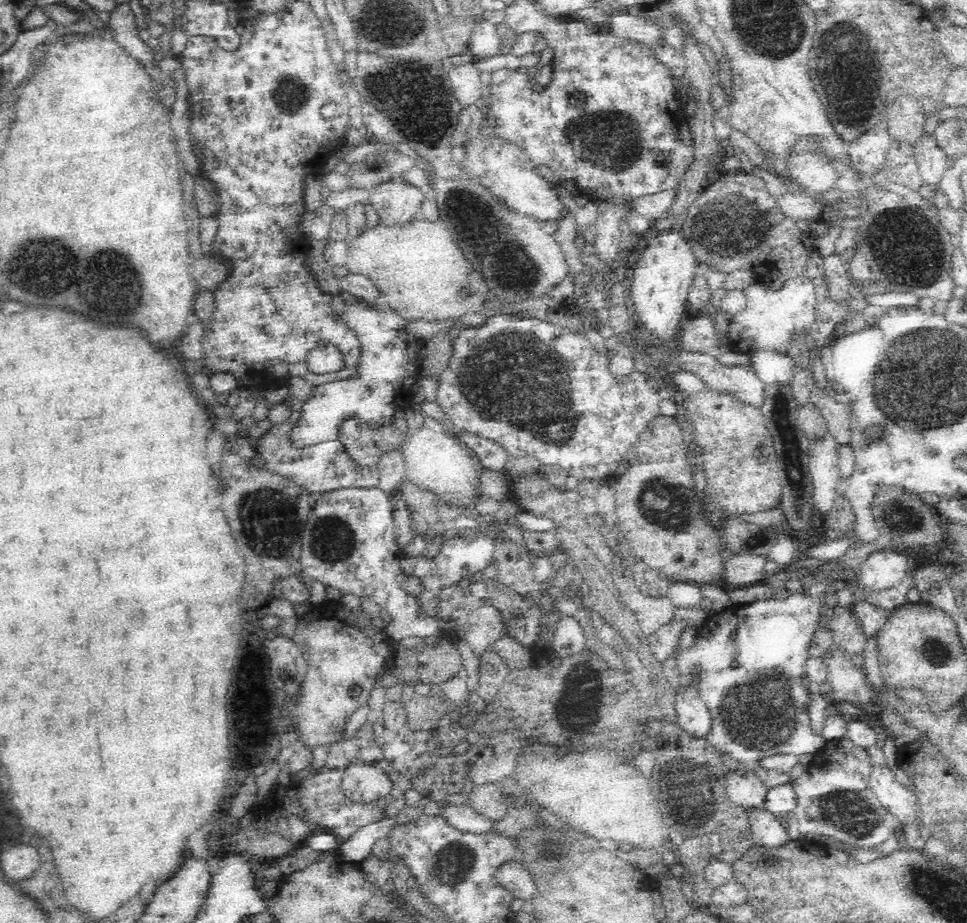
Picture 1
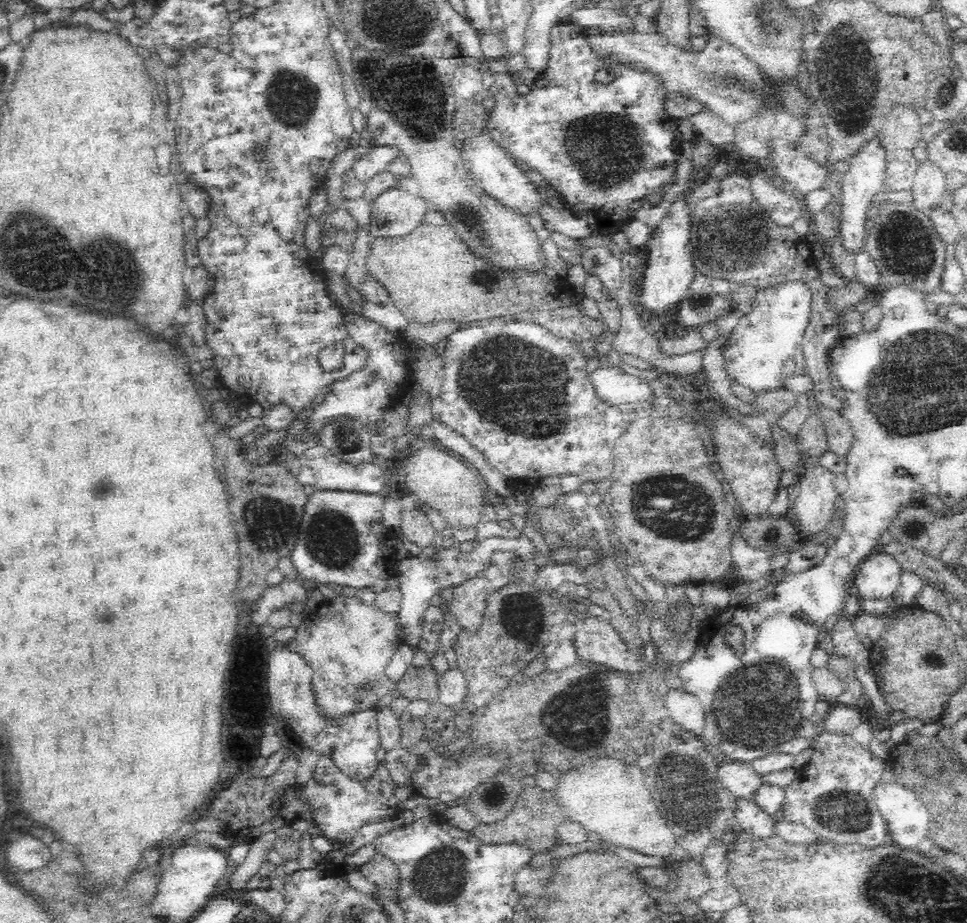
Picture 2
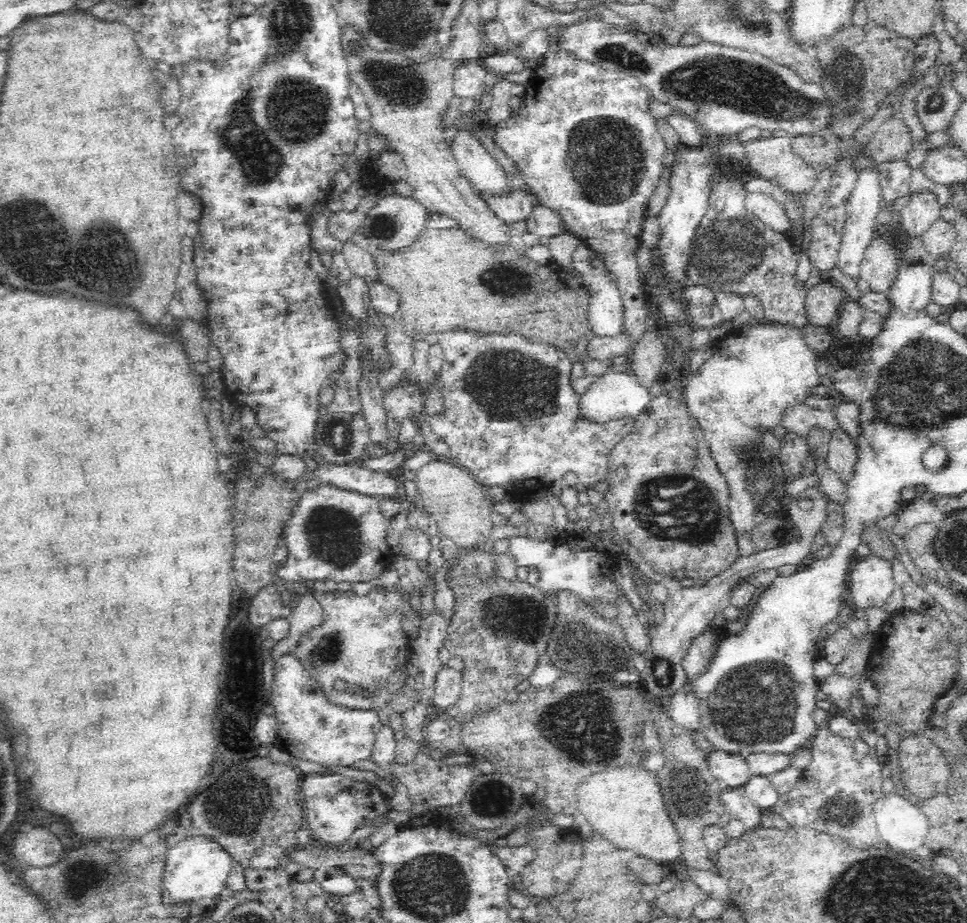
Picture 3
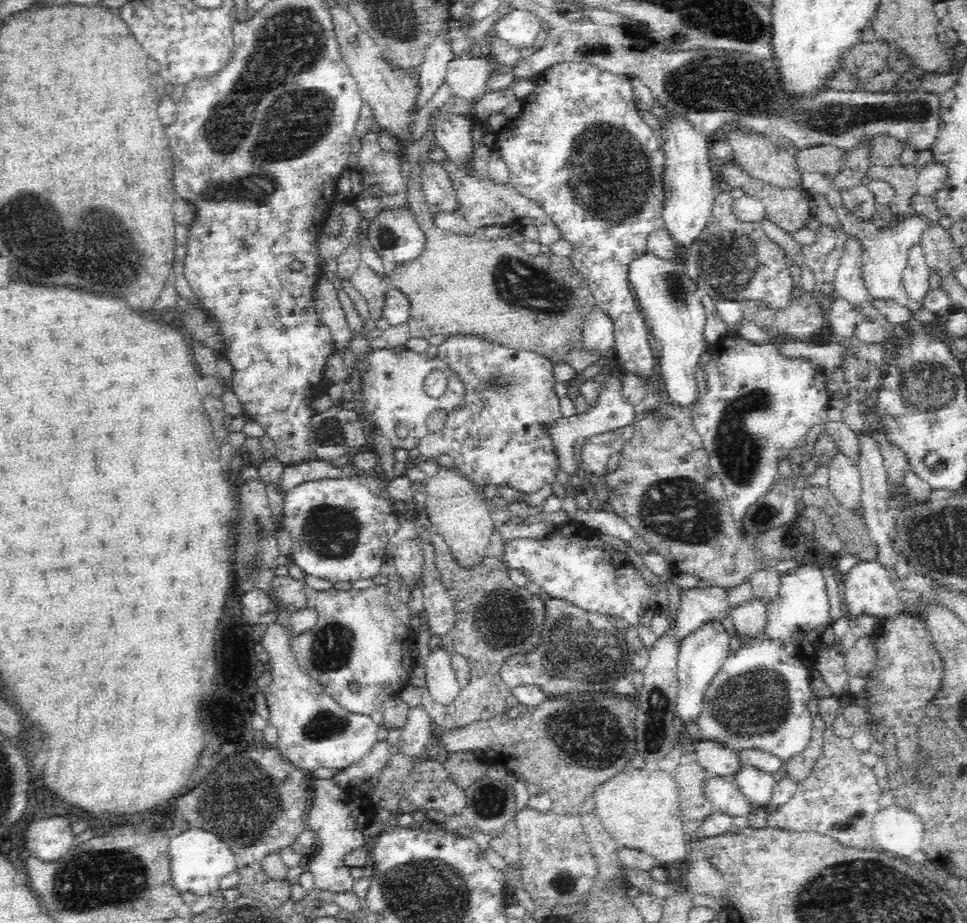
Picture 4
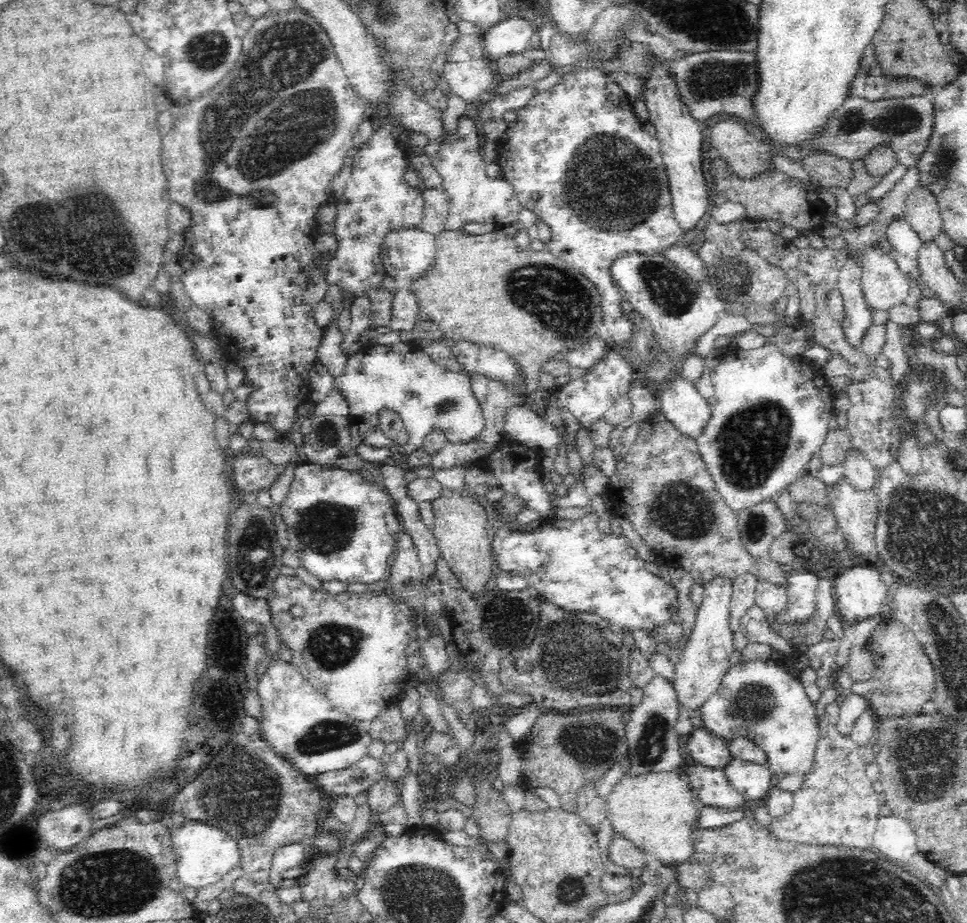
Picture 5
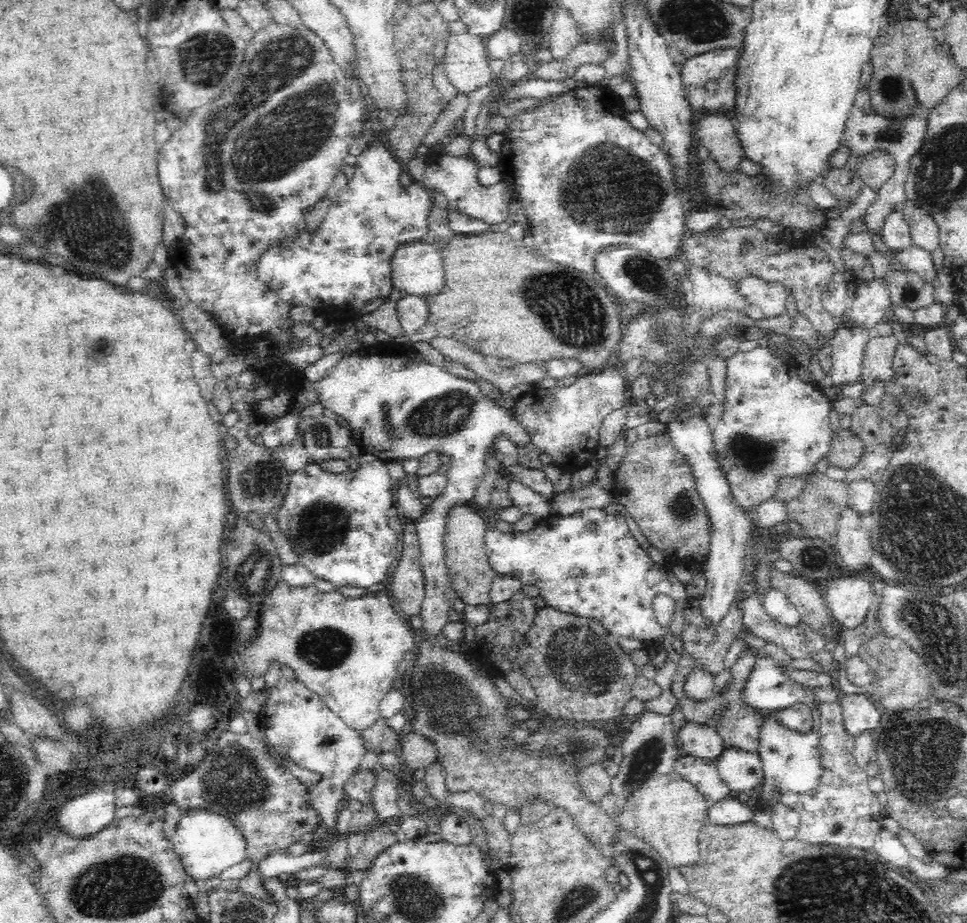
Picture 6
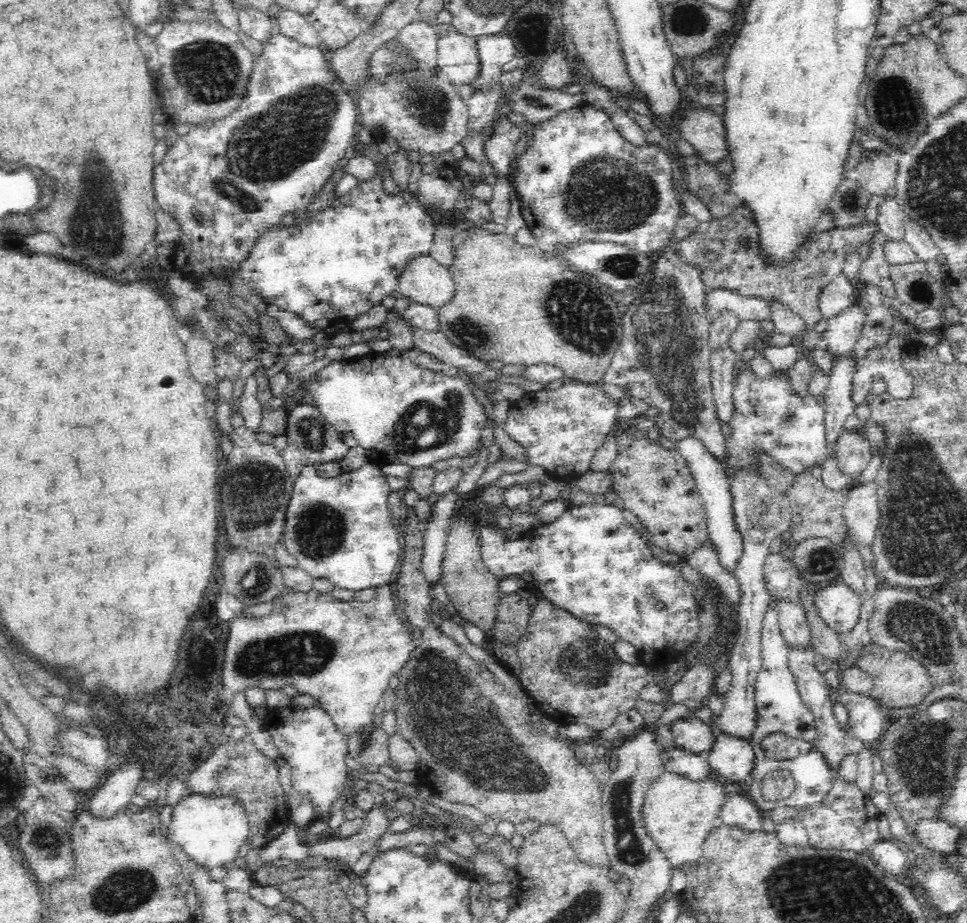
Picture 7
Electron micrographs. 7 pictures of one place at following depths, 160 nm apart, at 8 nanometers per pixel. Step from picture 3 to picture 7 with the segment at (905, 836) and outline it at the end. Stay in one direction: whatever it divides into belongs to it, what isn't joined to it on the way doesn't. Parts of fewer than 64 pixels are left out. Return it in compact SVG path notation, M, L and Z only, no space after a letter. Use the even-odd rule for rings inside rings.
M880 839L871 846L868 854L874 859L874 862L882 872L886 872L886 874L900 874L902 880L906 876L906 861L909 860L908 854L894 843L894 839L893 841Z

